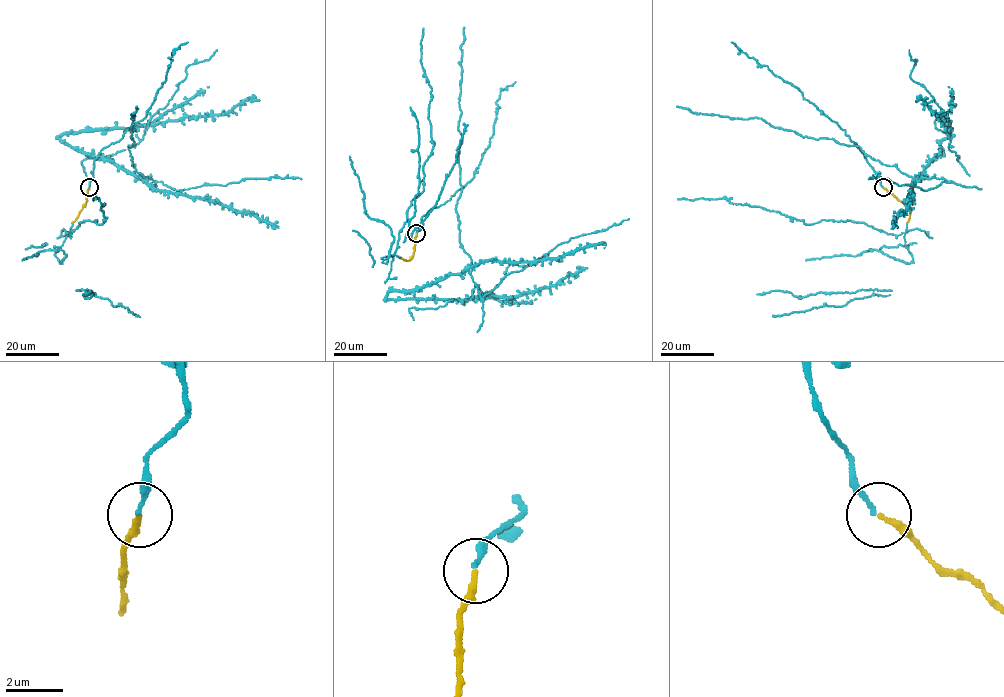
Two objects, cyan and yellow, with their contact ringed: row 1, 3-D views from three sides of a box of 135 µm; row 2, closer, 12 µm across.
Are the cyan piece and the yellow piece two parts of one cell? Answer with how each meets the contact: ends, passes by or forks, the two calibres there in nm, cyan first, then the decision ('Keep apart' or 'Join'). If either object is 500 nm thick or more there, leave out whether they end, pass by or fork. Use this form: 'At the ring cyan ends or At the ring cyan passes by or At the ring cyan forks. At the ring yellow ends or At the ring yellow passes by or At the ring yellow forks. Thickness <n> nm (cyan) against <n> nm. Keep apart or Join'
At the ring cyan ends. At the ring yellow ends. Thickness 160 nm (cyan) against 200 nm. Join

